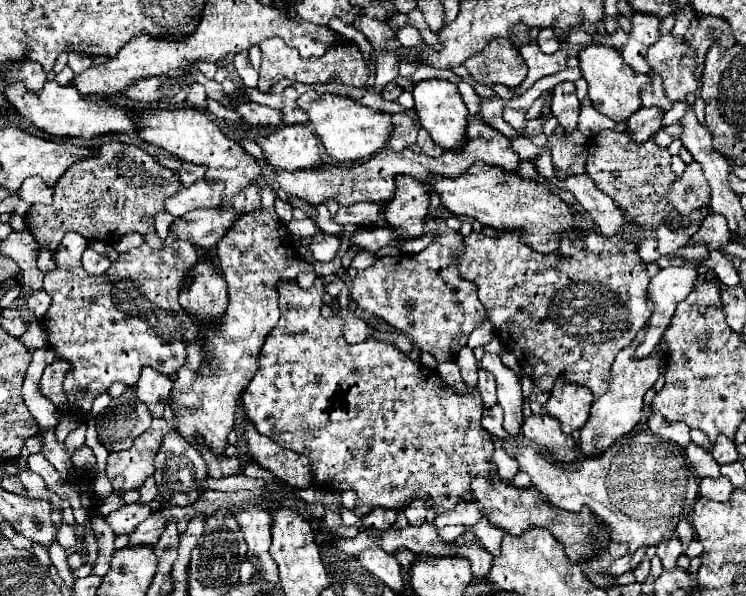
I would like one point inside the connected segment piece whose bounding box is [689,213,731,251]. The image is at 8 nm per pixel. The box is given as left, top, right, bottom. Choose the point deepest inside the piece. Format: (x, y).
(714, 233)

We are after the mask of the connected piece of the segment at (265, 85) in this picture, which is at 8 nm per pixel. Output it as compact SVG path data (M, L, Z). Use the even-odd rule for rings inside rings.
M271 37L265 39L261 45L261 69L259 69L259 89L263 93L271 91L271 87L281 81L281 79L291 79L291 81L299 81L305 85L315 85L315 83L343 83L343 85L353 85L353 87L363 87L367 83L369 77L369 65L363 59L363 53L359 51L359 47L355 43L349 41L339 41L335 45L331 45L321 57L307 57L303 59L299 55L297 49L291 49L285 45L285 41L281 41L281 37Z

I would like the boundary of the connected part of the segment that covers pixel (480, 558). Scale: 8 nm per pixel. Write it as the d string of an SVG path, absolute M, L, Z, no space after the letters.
M463 545L459 549L459 555L461 557L467 557L471 561L471 567L473 567L473 575L477 579L485 579L489 569L491 569L491 563L493 563L493 555L489 551L485 551L481 545Z

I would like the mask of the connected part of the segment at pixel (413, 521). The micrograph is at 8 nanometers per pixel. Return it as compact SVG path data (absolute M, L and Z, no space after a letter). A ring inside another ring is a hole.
M413 501L411 505L405 507L403 513L405 513L409 525L421 527L425 523L425 519L427 519L427 511L429 511L429 507L425 505L425 501Z

